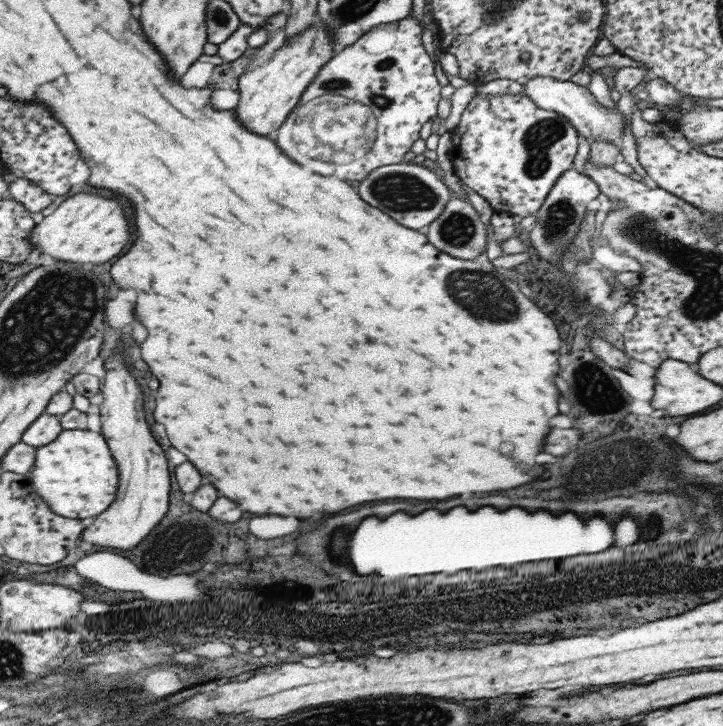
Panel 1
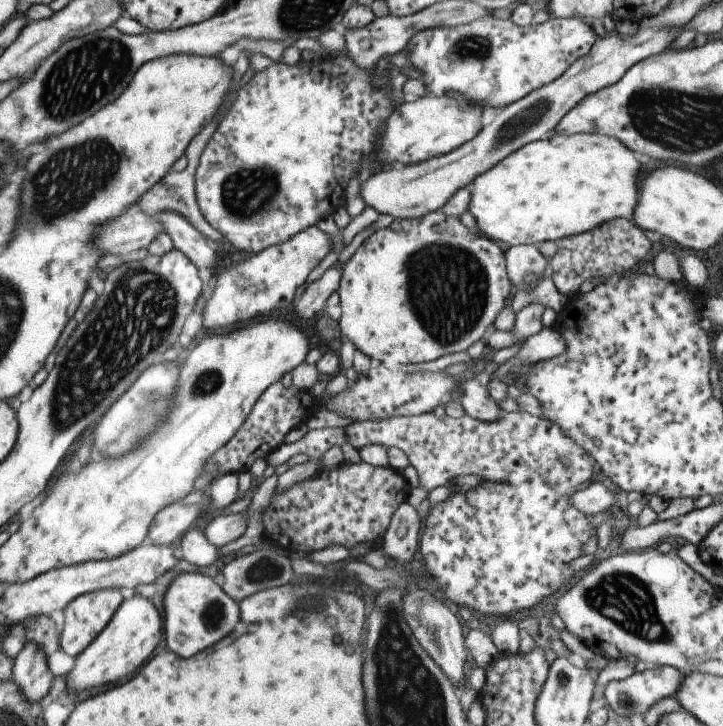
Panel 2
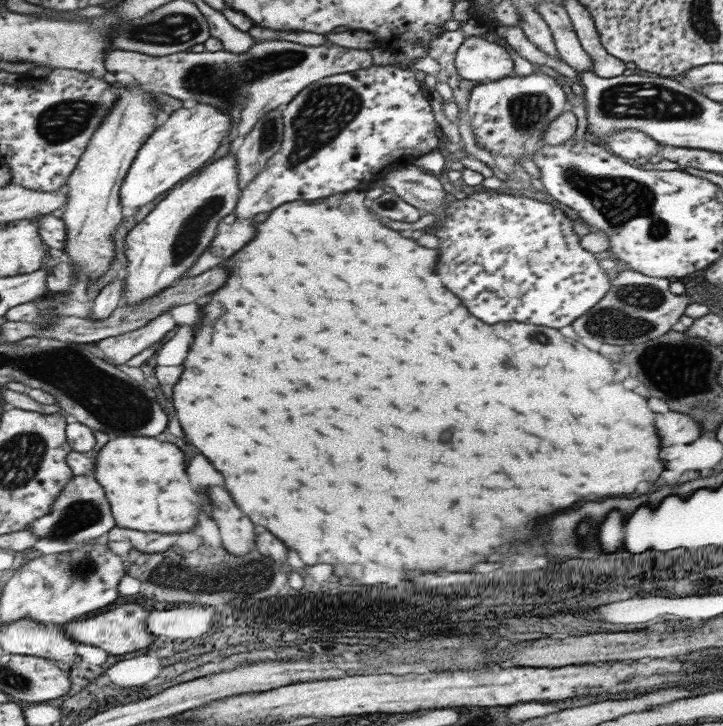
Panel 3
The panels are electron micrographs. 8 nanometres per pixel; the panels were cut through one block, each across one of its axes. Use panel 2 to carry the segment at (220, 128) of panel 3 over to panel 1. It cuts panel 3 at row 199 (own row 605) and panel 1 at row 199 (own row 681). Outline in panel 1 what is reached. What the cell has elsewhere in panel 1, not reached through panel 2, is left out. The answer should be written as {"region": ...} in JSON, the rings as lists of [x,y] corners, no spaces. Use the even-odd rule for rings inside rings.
{"region":[[[76,193],[62,201],[53,212],[31,228],[31,248],[49,254],[57,262],[77,265],[99,264],[117,256],[131,240],[127,206],[119,198],[99,194]]]}

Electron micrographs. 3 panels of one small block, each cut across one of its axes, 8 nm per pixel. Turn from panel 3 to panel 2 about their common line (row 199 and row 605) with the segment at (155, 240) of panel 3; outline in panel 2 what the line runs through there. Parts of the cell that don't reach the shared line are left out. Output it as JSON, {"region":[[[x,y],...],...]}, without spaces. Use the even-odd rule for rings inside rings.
{"region":[[[183,572],[175,576],[165,592],[158,594],[158,607],[163,618],[166,648],[181,658],[189,658],[219,642],[240,620],[237,603],[212,578],[197,572]]]}

